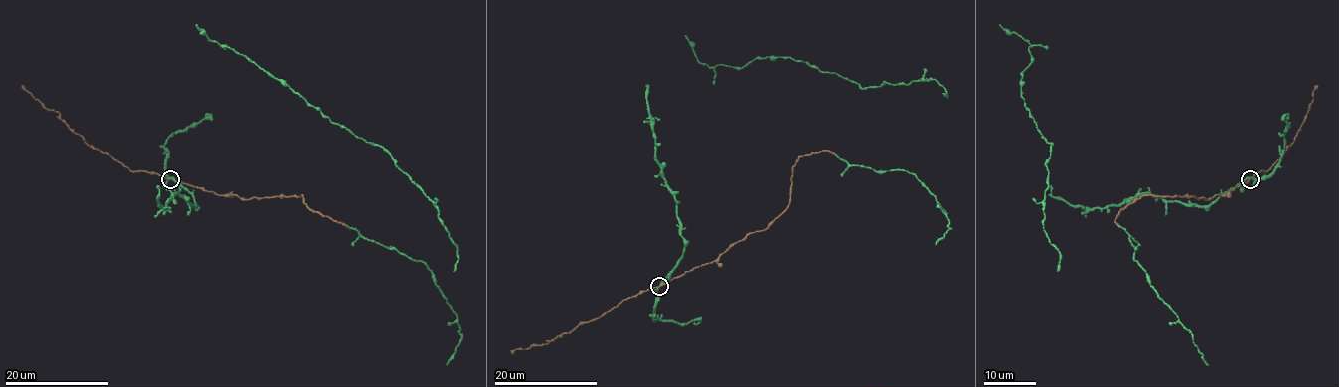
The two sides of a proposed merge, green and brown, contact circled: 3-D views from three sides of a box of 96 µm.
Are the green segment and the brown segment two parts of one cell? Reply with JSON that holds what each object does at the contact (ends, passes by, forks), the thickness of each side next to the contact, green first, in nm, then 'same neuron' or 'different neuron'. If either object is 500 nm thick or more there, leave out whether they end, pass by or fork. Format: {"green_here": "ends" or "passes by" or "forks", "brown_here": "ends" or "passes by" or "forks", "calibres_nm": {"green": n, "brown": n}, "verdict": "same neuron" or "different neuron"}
{"green_here": "passes by", "brown_here": "passes by", "calibres_nm": {"green": 280, "brown": 150}, "verdict": "same neuron"}

